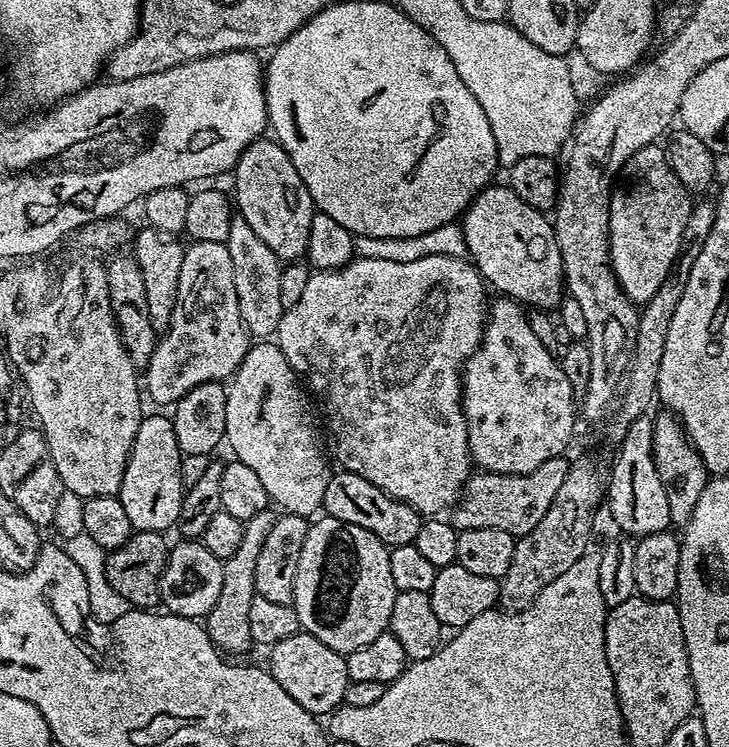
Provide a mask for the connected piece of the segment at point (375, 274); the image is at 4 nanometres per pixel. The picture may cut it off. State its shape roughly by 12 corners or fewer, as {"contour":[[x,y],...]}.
{"contour":[[467,259],[313,271],[274,343],[339,467],[428,518],[474,471]]}

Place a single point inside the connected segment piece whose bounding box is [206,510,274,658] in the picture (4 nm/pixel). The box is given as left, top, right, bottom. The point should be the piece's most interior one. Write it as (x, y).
(228, 625)

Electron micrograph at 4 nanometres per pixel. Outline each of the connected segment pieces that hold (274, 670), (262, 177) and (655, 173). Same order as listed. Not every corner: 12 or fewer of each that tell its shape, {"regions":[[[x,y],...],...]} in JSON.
{"regions":[[[306,631],[271,645],[274,682],[317,718],[344,704],[346,659]],[[290,154],[238,158],[235,211],[282,262],[308,251],[318,210]],[[659,143],[612,194],[610,258],[643,306],[666,282],[693,197]]]}

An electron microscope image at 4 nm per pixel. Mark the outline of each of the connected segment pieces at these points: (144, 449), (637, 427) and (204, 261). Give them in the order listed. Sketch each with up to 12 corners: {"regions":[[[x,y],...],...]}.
{"regions":[[[145,415],[119,494],[135,531],[175,529],[185,490],[171,415]],[[648,414],[630,422],[606,508],[632,538],[667,532]],[[227,244],[185,247],[162,336],[169,401],[246,340]]]}

